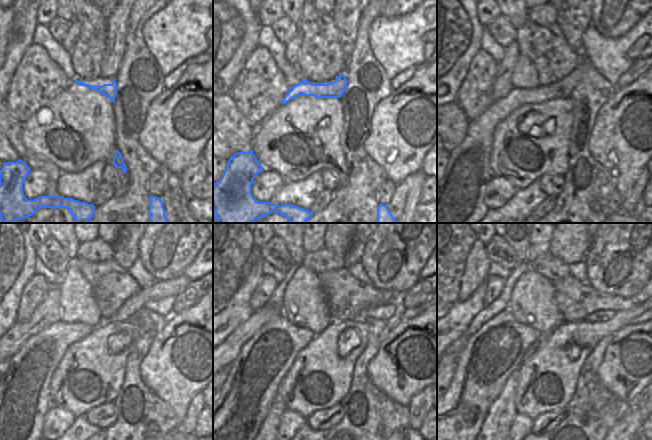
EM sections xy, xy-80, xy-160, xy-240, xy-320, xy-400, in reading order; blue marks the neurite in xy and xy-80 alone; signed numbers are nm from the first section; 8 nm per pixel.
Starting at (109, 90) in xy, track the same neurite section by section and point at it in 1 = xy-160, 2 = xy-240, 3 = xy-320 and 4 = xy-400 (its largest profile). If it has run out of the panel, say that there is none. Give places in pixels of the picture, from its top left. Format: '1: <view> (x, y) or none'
1: xy-160 (457, 202)
2: xy-240 (9, 426)
3: xy-320 (233, 418)
4: xy-400 (490, 355)

